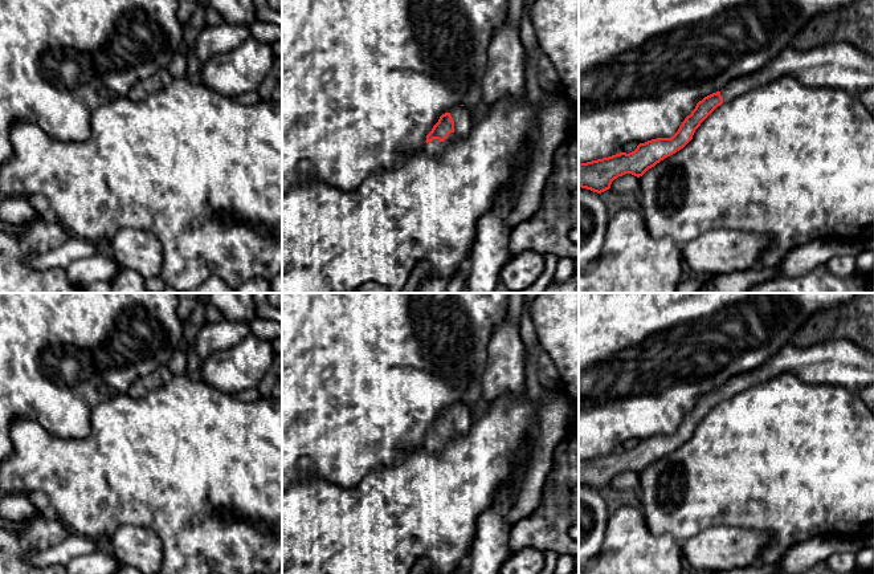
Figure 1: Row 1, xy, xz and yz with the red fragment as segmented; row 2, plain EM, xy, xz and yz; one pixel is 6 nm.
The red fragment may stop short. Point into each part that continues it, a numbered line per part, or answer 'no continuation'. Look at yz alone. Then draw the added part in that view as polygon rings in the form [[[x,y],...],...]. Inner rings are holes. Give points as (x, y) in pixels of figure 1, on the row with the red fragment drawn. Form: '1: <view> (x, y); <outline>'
1: yz (840, 65); [[[848,42],[808,50],[789,46],[757,72],[731,81],[720,95],[723,102],[730,102],[783,77],[793,77],[805,86],[829,86],[861,97],[874,87],[874,56]]]

